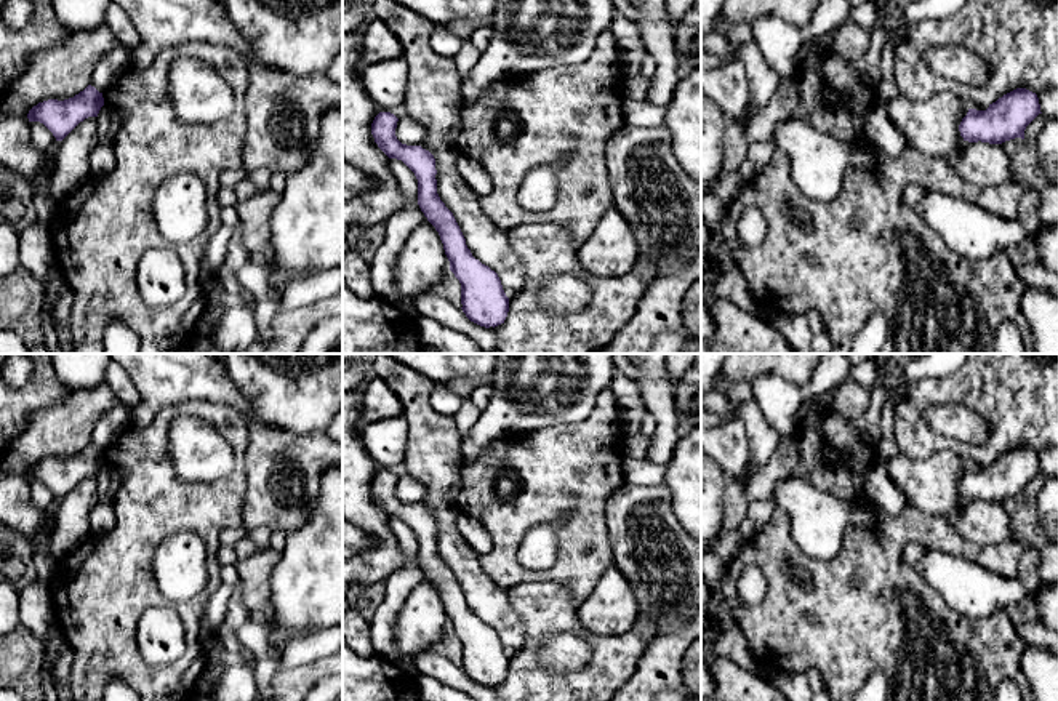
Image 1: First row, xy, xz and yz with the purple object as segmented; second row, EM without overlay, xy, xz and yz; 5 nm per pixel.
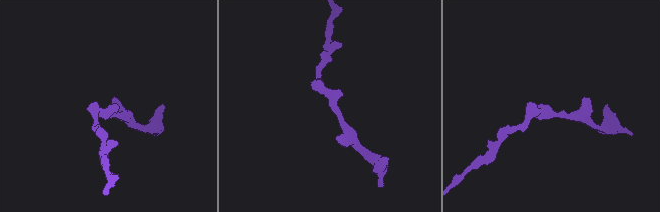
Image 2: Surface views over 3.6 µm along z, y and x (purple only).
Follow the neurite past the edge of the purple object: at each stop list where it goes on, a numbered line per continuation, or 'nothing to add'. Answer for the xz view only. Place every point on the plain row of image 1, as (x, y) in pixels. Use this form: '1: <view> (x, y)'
nothing to add

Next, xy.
nothing to add

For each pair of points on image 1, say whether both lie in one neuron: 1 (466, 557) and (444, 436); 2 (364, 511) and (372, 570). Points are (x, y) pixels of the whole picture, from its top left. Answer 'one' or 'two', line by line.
1: one
2: one

